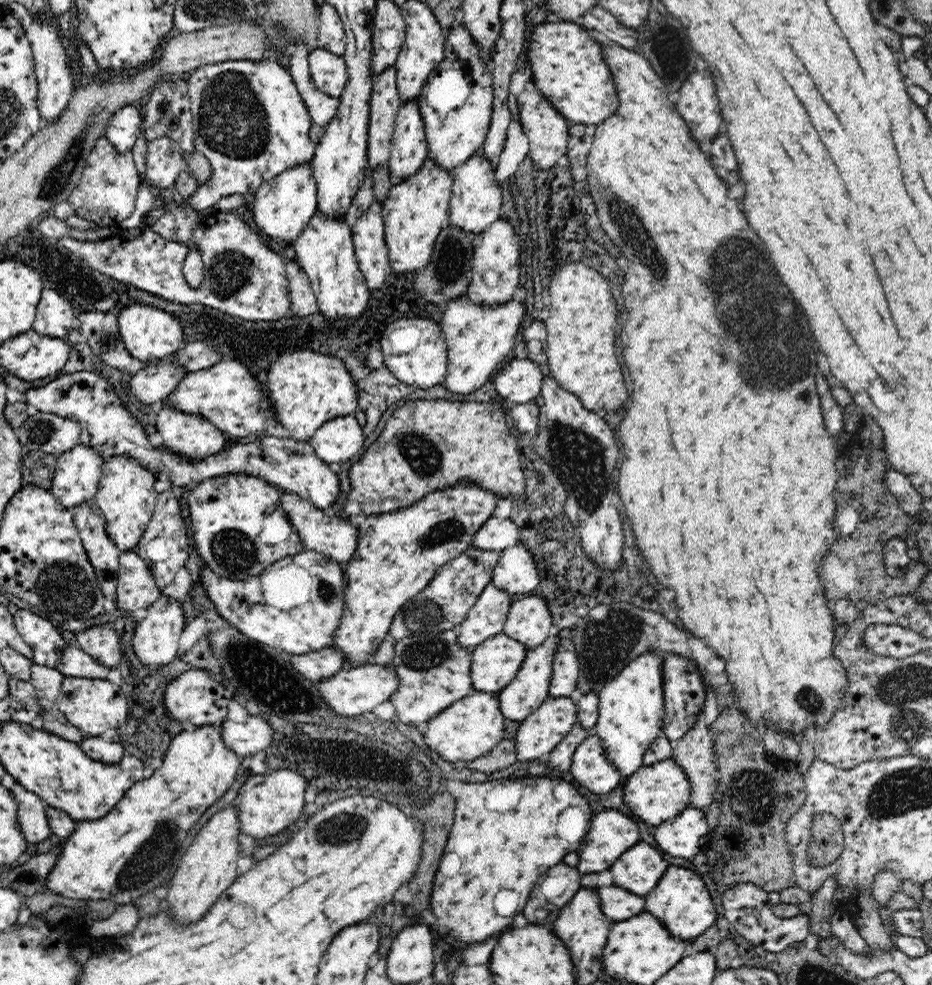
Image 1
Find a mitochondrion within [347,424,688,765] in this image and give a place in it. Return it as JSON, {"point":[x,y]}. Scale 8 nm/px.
{"point":[608,642]}

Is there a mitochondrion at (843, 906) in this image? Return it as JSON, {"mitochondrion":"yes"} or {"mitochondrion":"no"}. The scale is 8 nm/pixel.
{"mitochondrion":"no"}

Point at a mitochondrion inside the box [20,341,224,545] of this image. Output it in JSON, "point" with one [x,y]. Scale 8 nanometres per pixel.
{"point":[39,432]}

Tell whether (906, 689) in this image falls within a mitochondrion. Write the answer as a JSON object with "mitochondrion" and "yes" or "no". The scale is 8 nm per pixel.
{"mitochondrion":"yes"}

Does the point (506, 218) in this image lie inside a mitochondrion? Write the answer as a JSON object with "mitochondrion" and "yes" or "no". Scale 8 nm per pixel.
{"mitochondrion":"no"}

